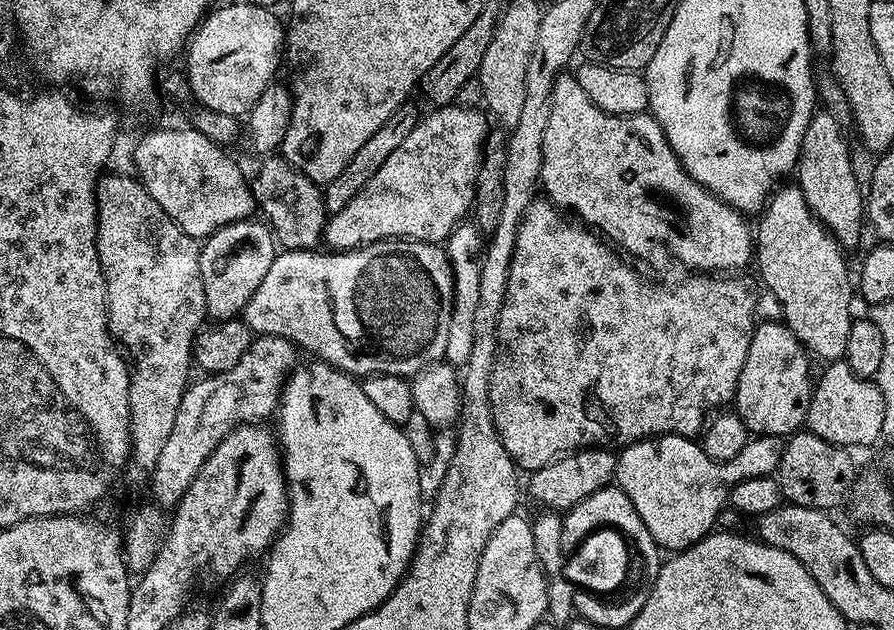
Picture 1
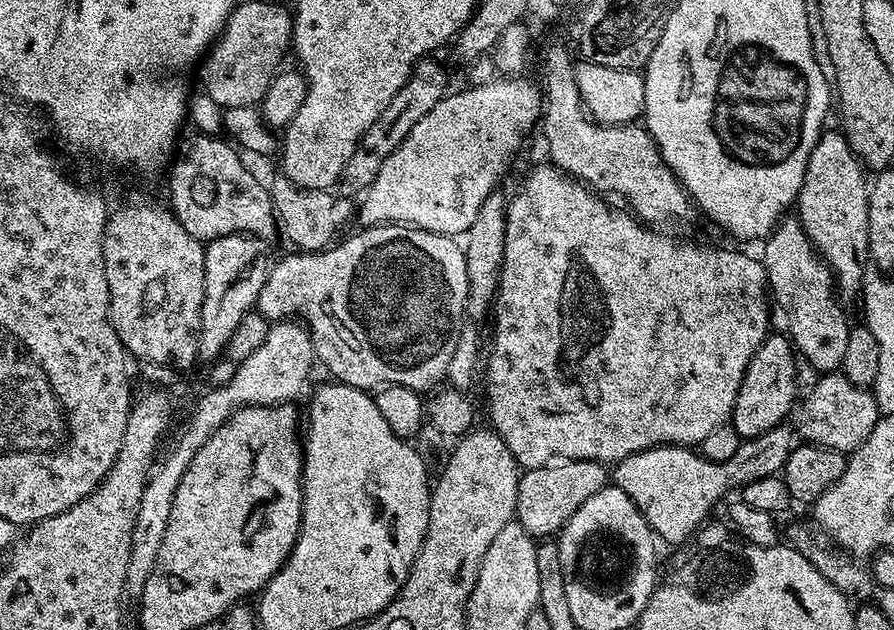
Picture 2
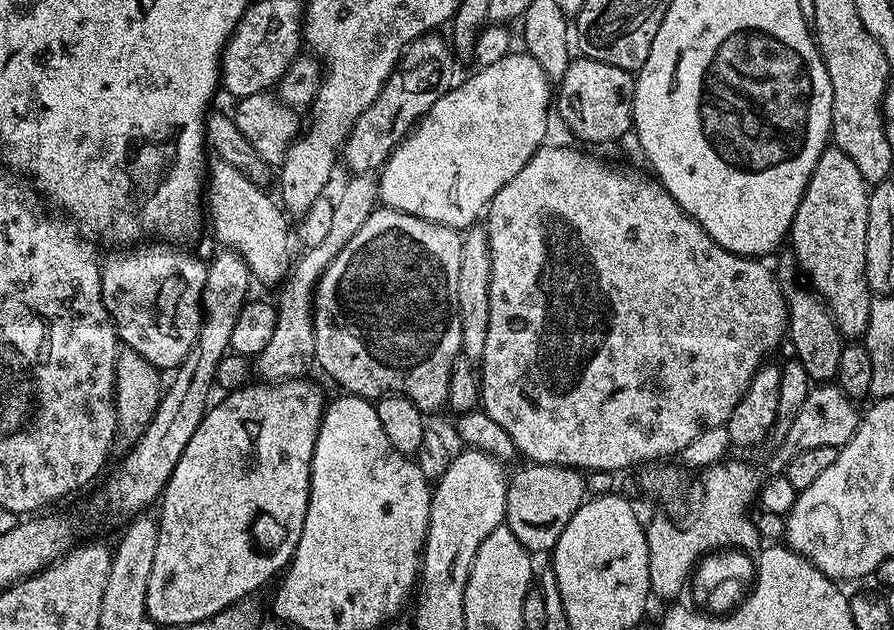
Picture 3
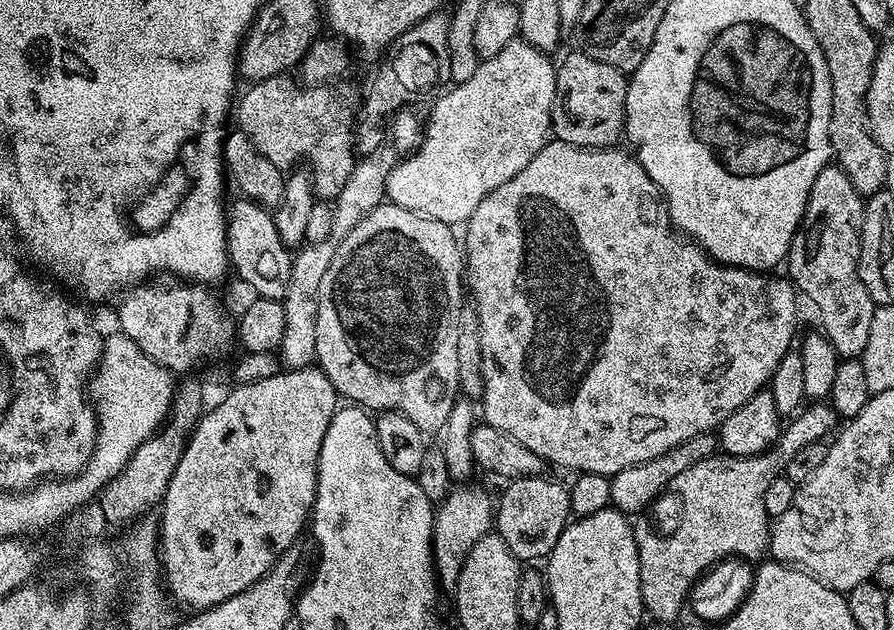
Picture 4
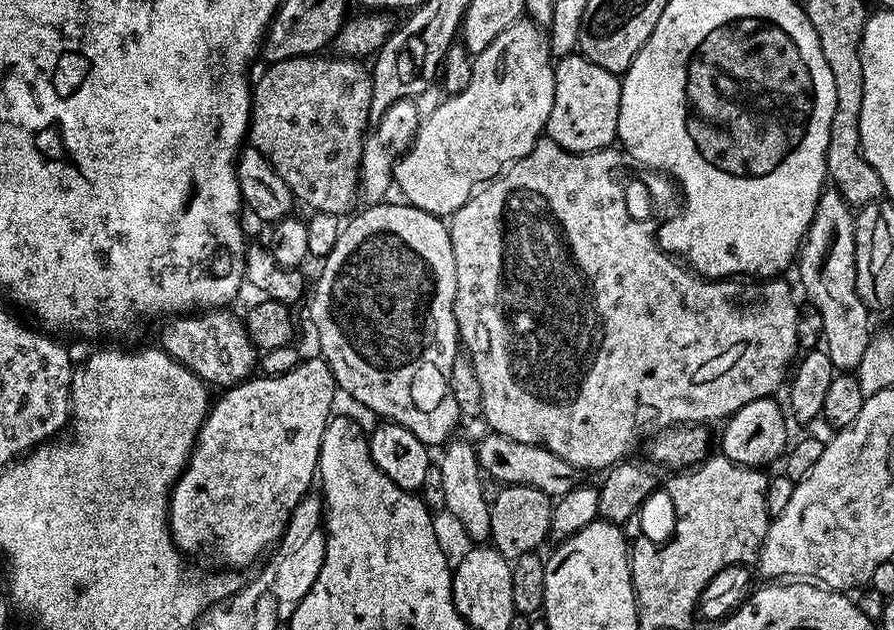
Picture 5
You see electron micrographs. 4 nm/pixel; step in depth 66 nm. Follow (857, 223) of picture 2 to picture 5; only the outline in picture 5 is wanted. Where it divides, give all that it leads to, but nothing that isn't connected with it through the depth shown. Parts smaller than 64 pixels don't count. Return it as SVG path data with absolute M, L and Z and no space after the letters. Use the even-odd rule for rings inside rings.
M826 190L818 198L818 206L814 210L814 218L810 222L808 232L800 243L798 268L800 264L800 284L808 295L807 303L822 314L823 347L828 353L833 369L848 374L855 371L868 344L873 337L870 309L862 302L856 285L856 217L851 204L835 190Z

